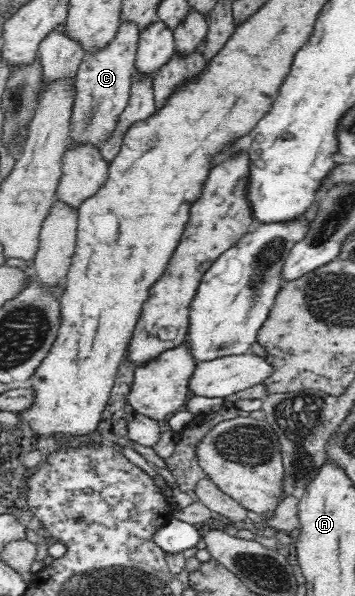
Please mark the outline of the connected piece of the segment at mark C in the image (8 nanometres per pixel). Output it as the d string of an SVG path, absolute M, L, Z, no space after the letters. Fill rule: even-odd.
M122 22L116 35L103 49L86 52L75 75L75 100L72 113L71 143L89 141L99 147L115 129L121 111L130 97L132 75L139 45L138 24Z

